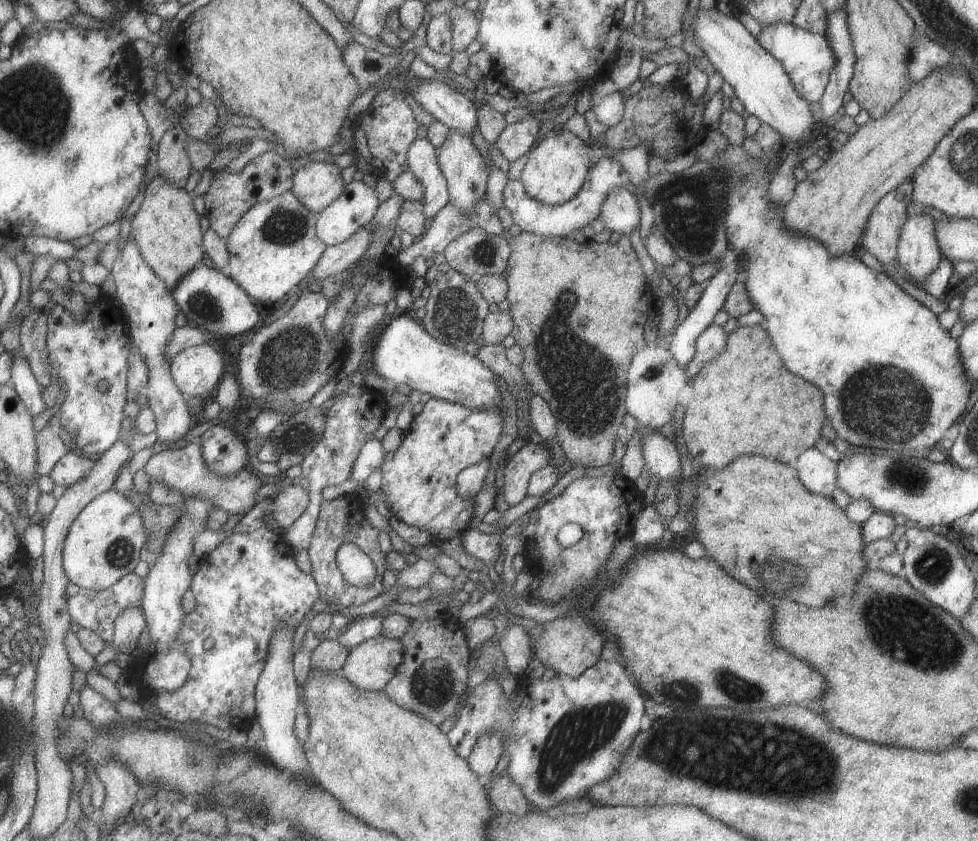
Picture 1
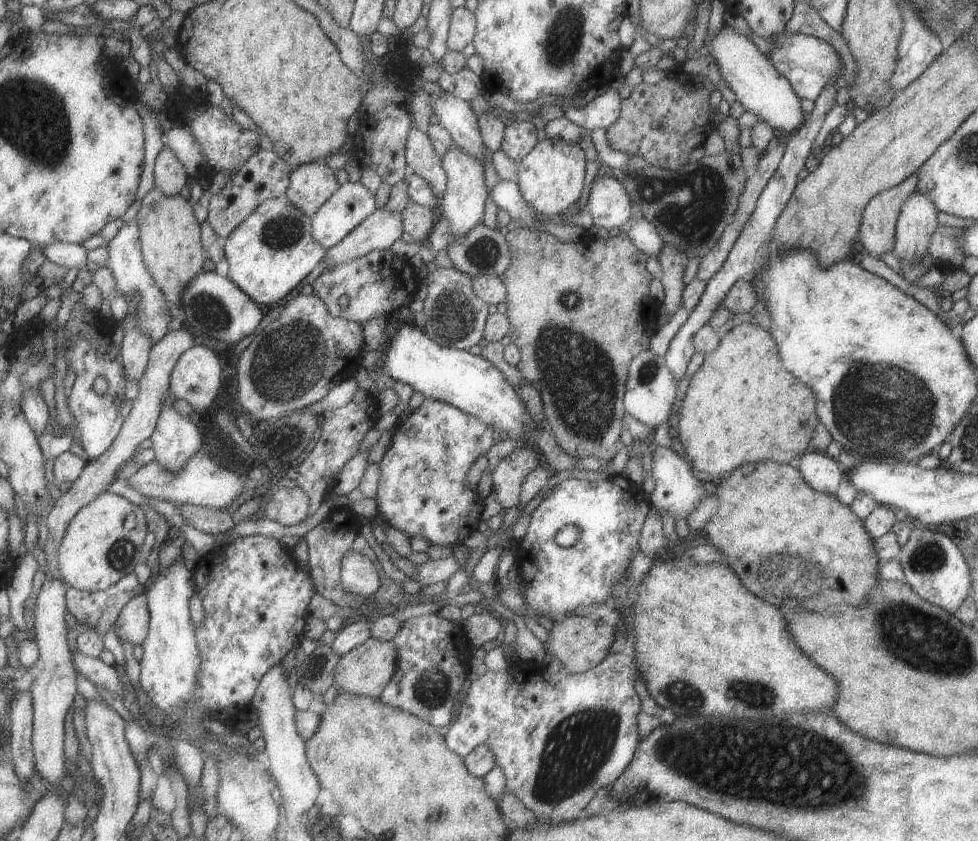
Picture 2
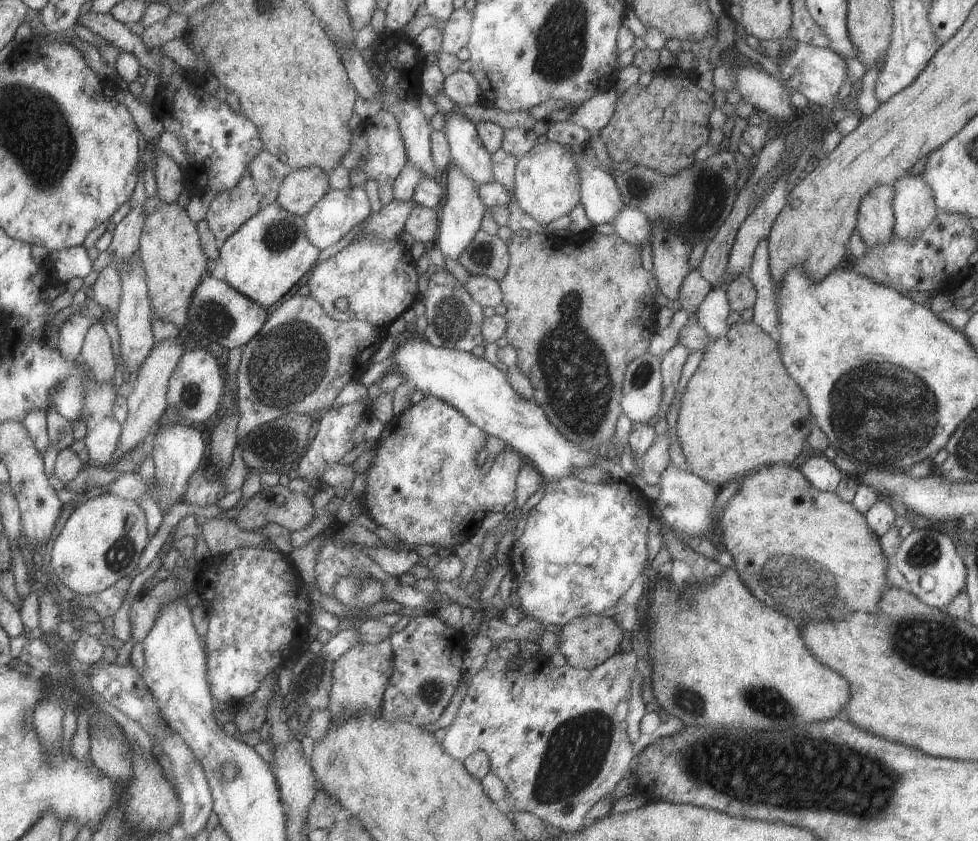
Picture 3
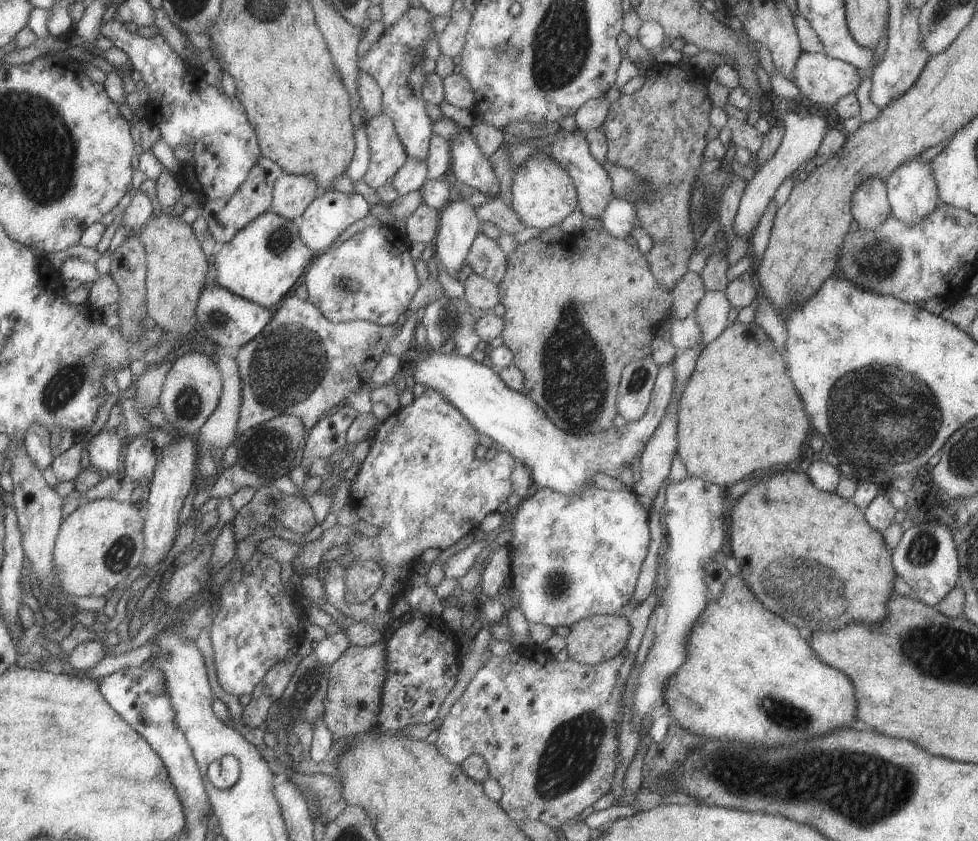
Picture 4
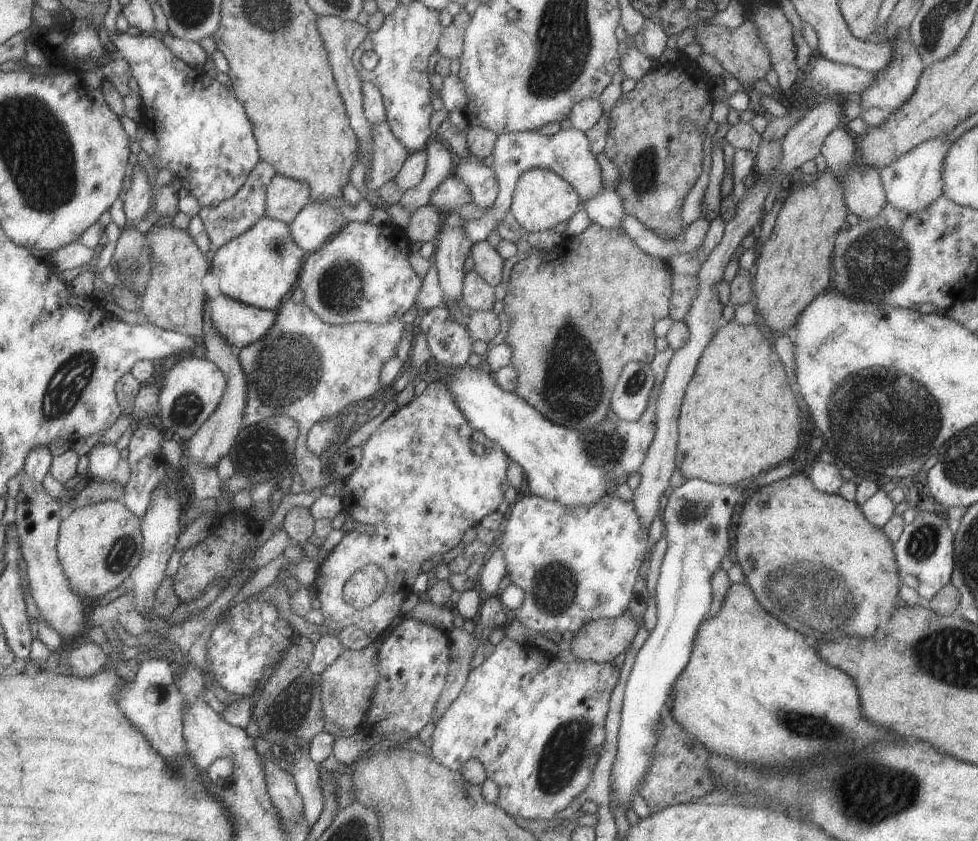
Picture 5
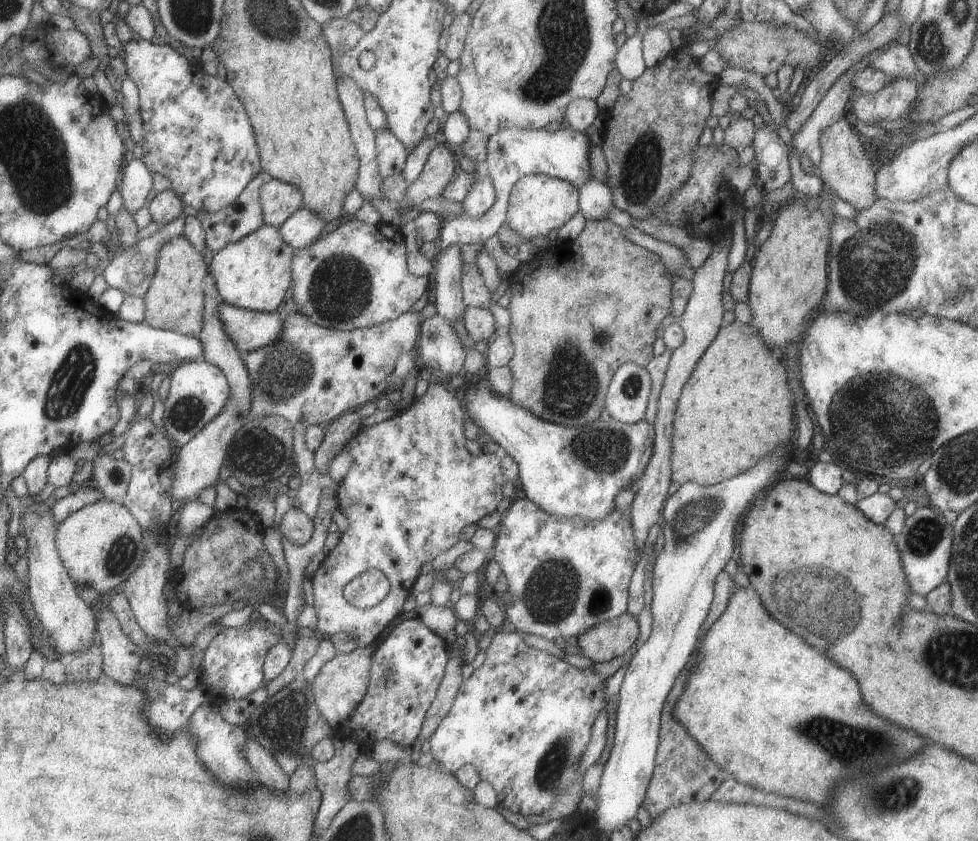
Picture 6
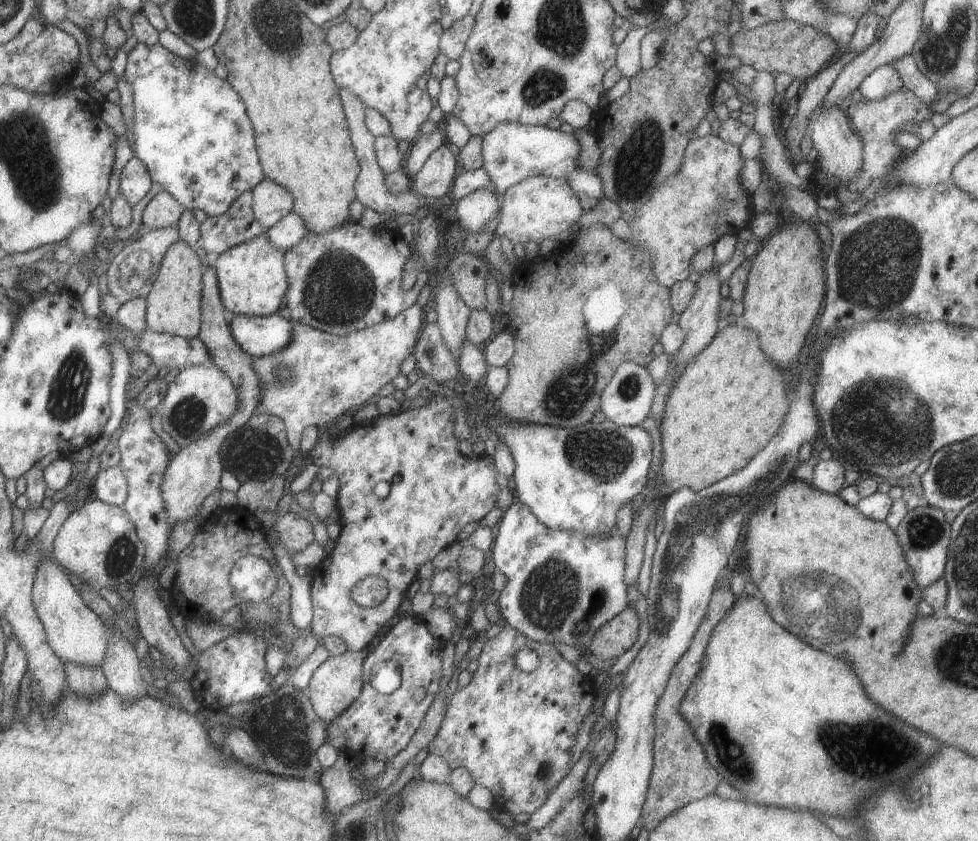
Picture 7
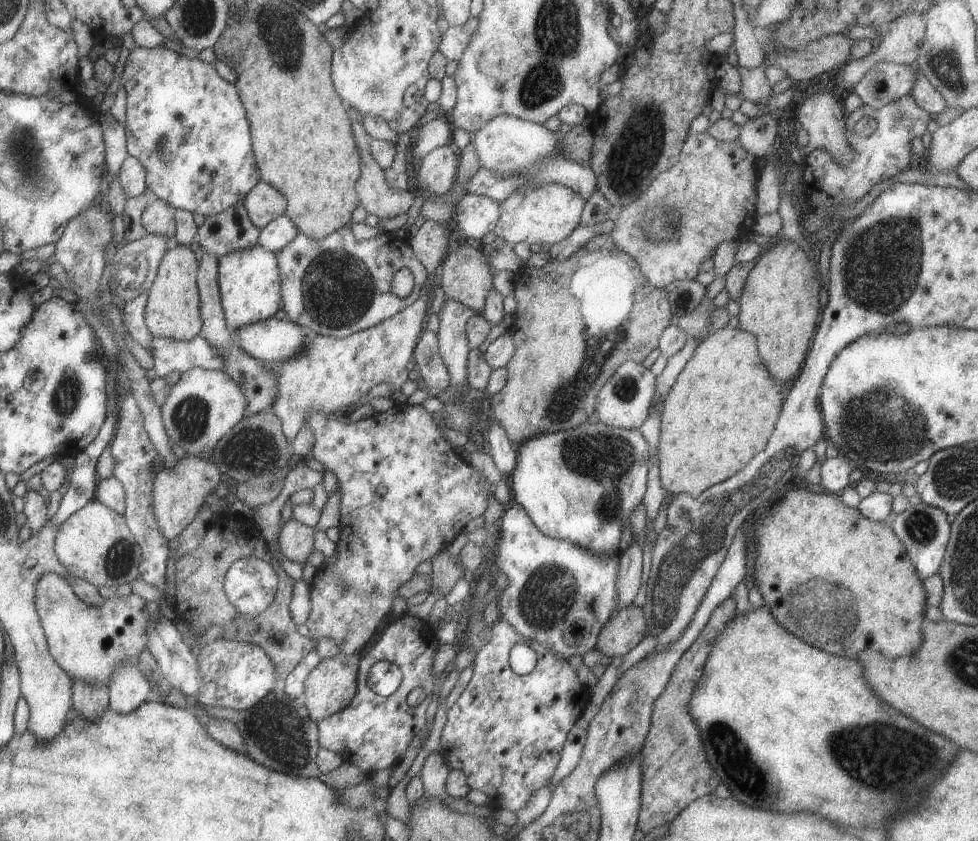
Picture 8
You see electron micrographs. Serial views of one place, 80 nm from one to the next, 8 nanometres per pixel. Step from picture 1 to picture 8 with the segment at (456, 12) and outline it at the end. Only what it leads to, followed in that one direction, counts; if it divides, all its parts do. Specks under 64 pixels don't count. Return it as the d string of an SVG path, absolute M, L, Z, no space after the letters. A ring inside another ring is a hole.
M469 17L463 24L449 26L440 36L438 51L445 58L457 62L469 42L470 36L476 31L477 17Z

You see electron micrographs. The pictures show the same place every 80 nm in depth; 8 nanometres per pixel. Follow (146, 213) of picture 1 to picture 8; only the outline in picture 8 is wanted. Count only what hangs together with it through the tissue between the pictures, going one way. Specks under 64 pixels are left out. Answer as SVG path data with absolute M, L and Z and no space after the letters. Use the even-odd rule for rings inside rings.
M177 243L175 248L169 248L164 252L161 262L158 264L155 280L149 287L144 308L144 321L153 337L167 337L178 341L188 341L200 334L202 322L200 319L200 298L198 297L196 285L197 271L198 261L189 246Z

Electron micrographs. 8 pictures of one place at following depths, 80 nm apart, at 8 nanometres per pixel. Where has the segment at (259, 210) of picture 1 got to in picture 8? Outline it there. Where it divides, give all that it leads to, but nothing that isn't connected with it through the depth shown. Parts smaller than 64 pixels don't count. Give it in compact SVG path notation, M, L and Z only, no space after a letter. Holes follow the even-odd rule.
M259 243L218 257L216 277L224 319L233 334L240 326L273 316L281 306L280 272L275 253Z

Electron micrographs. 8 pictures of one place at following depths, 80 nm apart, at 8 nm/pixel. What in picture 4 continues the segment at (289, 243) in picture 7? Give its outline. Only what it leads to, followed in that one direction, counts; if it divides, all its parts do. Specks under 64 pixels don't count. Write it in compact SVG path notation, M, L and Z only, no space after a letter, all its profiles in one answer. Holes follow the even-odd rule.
M327 189L319 194L307 205L303 214L298 218L298 235L315 254L327 251L335 238L353 222L357 222L369 212L370 204L358 193L340 192Z

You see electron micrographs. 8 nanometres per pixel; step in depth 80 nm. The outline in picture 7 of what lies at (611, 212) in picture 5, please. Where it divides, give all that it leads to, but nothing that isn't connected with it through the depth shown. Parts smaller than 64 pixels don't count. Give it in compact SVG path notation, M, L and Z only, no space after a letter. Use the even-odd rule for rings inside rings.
M577 168L565 180L578 196L578 202L583 211L595 208L598 201L604 198L601 179L584 168Z

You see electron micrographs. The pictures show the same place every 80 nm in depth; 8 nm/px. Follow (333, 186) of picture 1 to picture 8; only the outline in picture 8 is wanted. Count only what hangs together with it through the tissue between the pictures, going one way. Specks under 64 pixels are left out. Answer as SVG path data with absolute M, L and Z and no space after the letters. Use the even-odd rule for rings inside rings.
M259 180L245 195L244 205L250 221L262 229L268 222L284 214L286 200L274 186Z

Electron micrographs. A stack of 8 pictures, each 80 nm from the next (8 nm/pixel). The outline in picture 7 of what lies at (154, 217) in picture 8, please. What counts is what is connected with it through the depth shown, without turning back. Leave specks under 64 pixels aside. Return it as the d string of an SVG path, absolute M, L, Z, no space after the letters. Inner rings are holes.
M161 190L146 204L141 228L151 230L175 226L183 209L173 196Z

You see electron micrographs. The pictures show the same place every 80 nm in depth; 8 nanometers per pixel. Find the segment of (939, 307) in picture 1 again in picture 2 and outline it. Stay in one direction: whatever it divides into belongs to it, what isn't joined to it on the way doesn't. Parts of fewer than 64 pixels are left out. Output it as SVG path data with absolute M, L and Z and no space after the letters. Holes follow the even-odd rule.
M916 172L903 182L876 194L862 212L857 240L864 252L875 258L892 252L896 220L905 199L916 190Z

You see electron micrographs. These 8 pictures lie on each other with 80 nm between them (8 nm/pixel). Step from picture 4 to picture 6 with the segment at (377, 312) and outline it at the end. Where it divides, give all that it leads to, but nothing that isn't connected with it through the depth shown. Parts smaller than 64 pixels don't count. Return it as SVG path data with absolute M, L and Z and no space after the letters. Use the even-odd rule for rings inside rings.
M345 217L302 249L295 249L290 260L291 294L295 307L313 324L338 331L370 327L397 318L409 311L414 302L427 291L426 276L415 276L405 265L405 243L399 227L380 222L368 225L353 217Z

